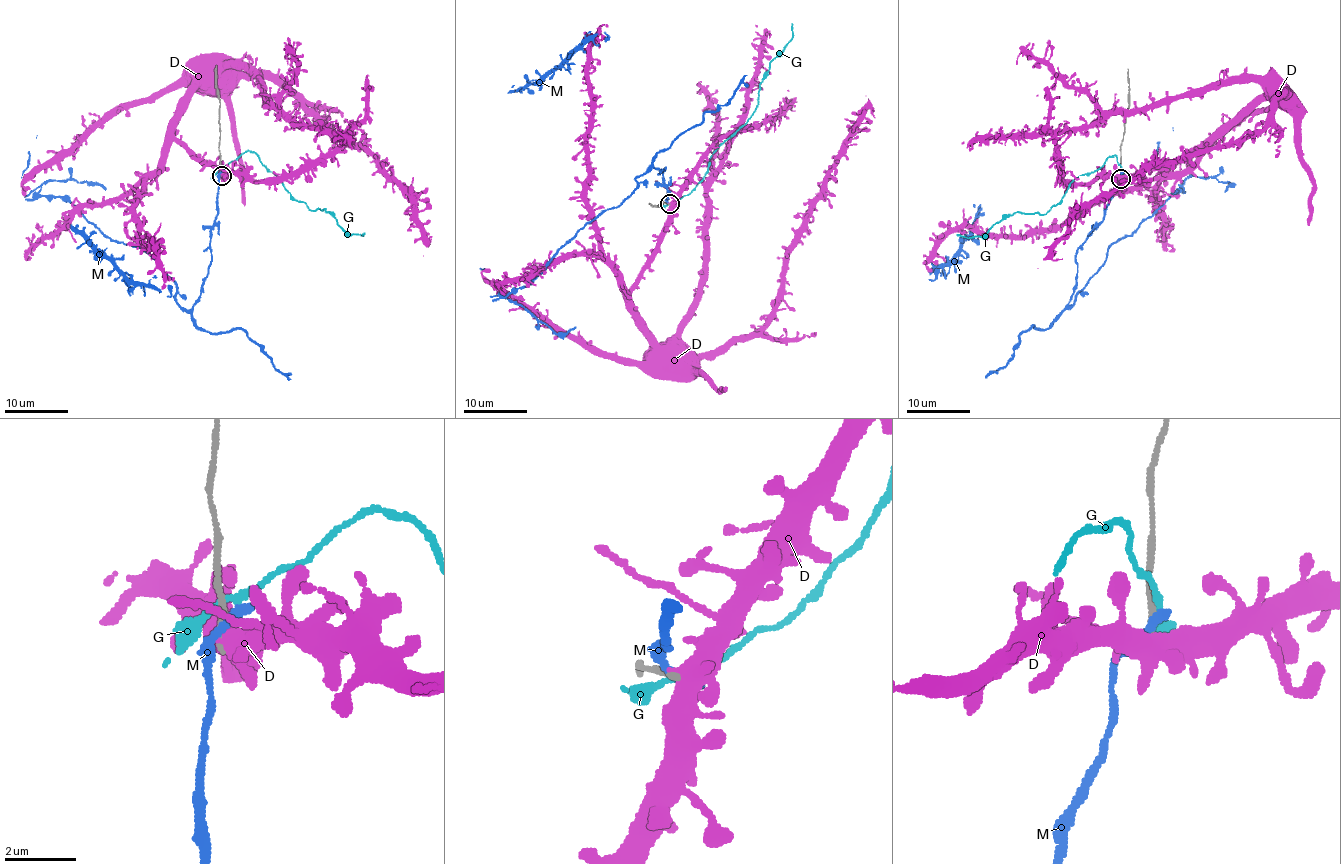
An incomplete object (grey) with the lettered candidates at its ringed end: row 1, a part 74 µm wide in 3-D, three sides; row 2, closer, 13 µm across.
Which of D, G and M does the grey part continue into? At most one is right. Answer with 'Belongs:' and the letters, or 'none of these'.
Belongs: none of these

